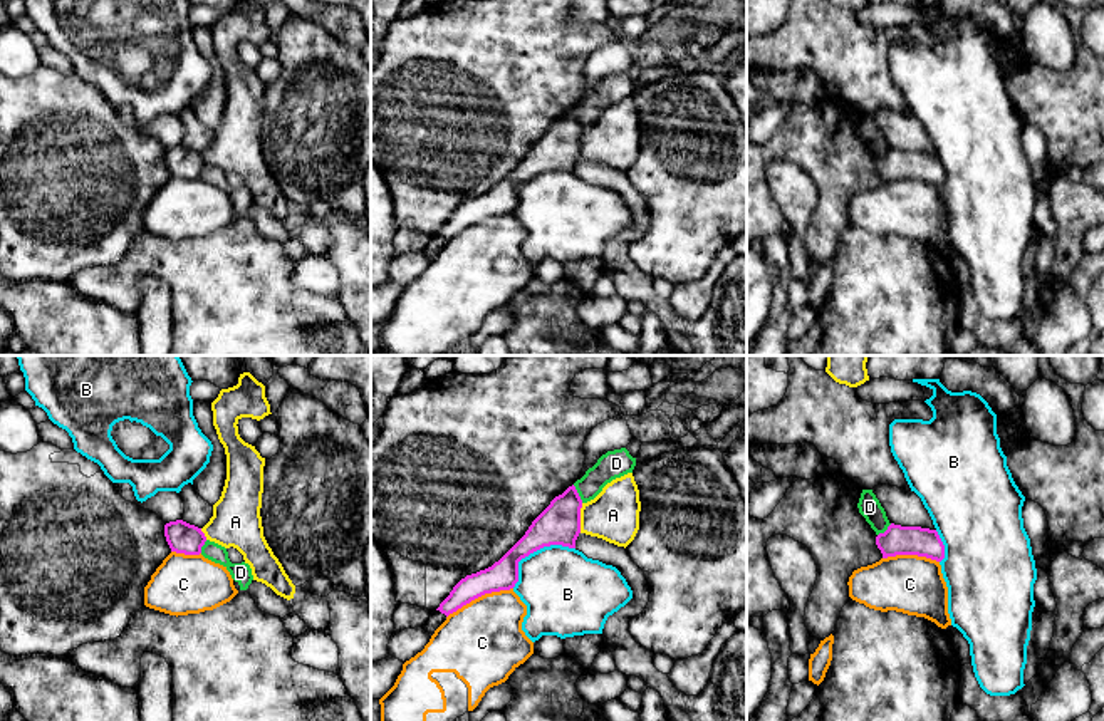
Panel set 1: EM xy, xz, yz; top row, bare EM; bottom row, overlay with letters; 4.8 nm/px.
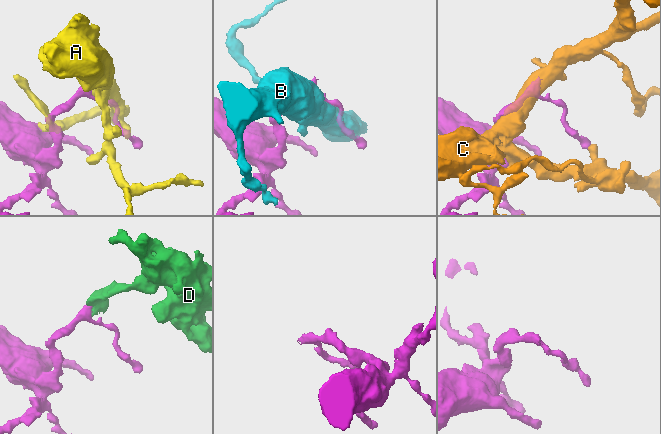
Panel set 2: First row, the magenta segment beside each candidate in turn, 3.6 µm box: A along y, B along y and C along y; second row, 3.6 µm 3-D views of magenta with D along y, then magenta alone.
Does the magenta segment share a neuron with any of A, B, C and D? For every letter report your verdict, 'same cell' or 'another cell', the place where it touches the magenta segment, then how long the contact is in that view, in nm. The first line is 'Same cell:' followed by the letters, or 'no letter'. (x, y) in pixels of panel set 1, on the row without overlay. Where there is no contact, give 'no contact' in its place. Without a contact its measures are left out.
Same cell: no letter
A: another cell | xz (579, 143) | 140 nm
B: another cell | xz (534, 175) | 360 nm
C: another cell | xz (479, 220) | 360 nm
D: another cell | xz (578, 118) | 100 nm

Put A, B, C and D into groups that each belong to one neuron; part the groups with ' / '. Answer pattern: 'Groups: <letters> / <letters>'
Groups: A / B / C / D

